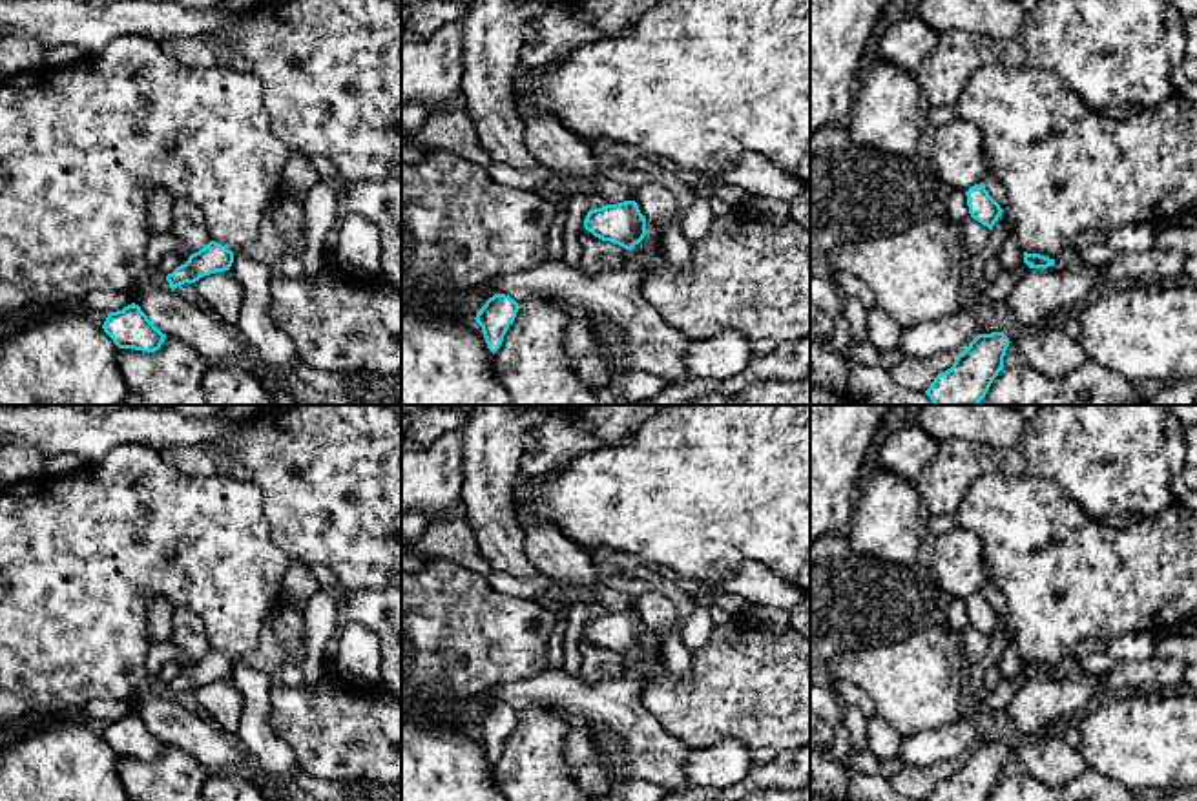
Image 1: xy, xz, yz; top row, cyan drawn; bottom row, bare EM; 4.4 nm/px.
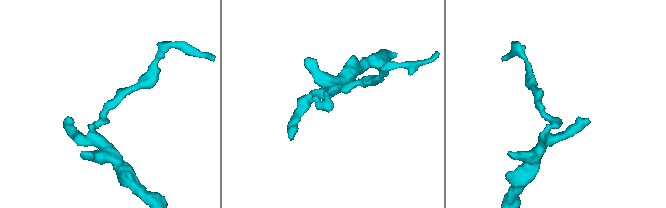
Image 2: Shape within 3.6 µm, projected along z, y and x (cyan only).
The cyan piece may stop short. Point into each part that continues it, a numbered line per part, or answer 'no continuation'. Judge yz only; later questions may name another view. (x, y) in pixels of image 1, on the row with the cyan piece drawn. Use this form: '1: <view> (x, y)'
no continuation

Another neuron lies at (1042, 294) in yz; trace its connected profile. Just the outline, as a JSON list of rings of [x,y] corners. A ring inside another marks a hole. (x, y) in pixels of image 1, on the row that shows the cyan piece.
[[[1031,268],[1015,285],[1005,307],[1024,327],[1038,327],[1080,307],[1095,286],[1109,286],[1104,268]]]

